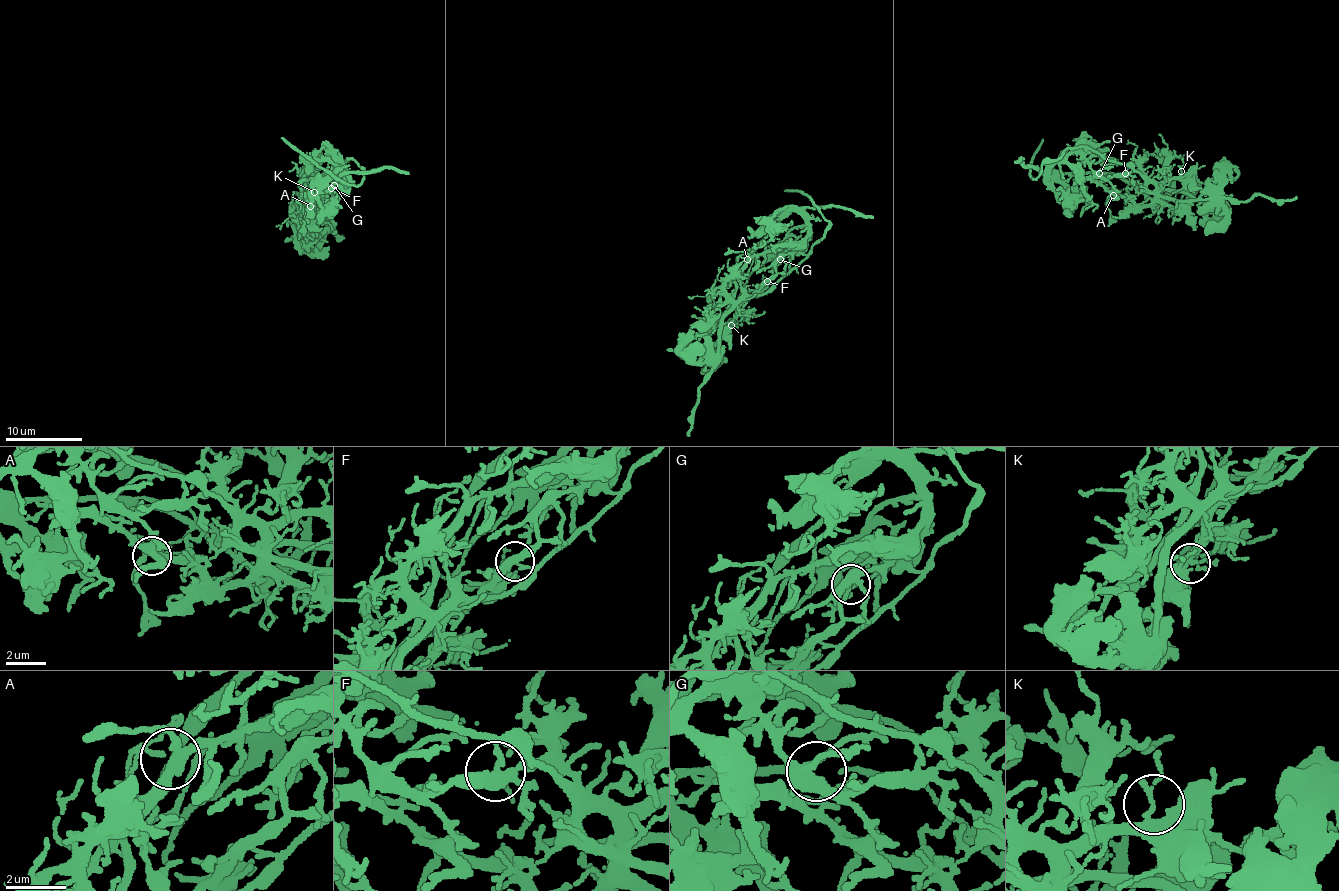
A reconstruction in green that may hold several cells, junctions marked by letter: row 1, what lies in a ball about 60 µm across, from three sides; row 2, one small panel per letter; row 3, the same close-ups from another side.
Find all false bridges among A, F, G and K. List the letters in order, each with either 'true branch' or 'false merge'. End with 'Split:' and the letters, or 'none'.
A: true branch
F: false merge
G: true branch
K: true branch
Split: F

